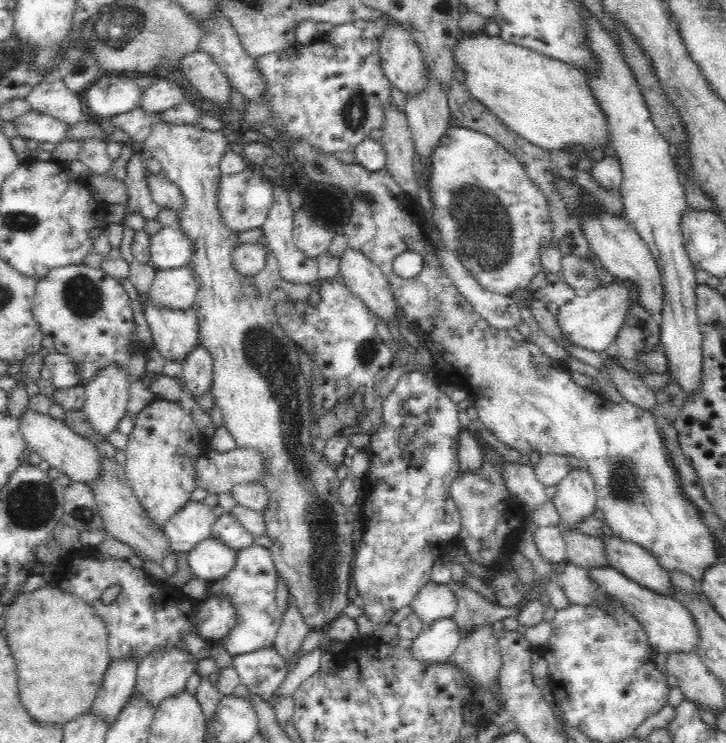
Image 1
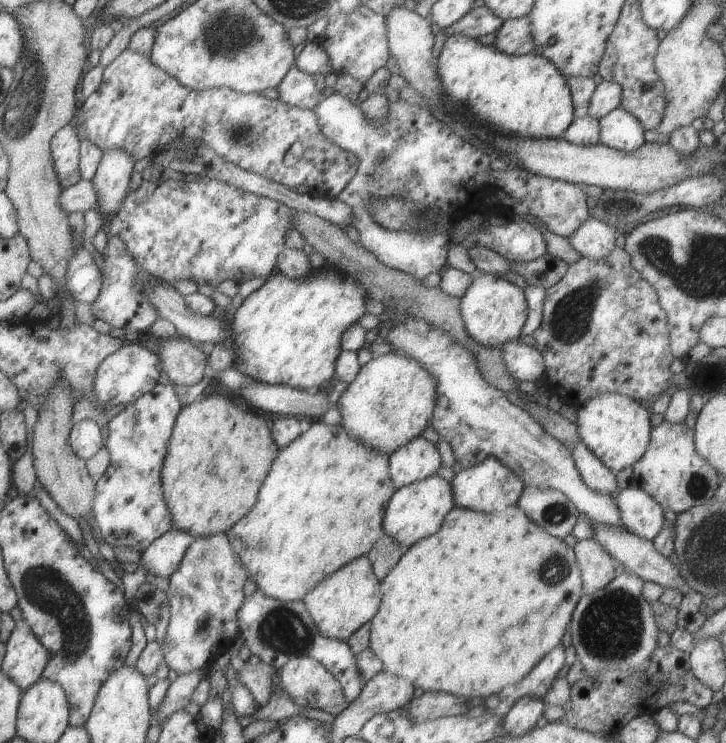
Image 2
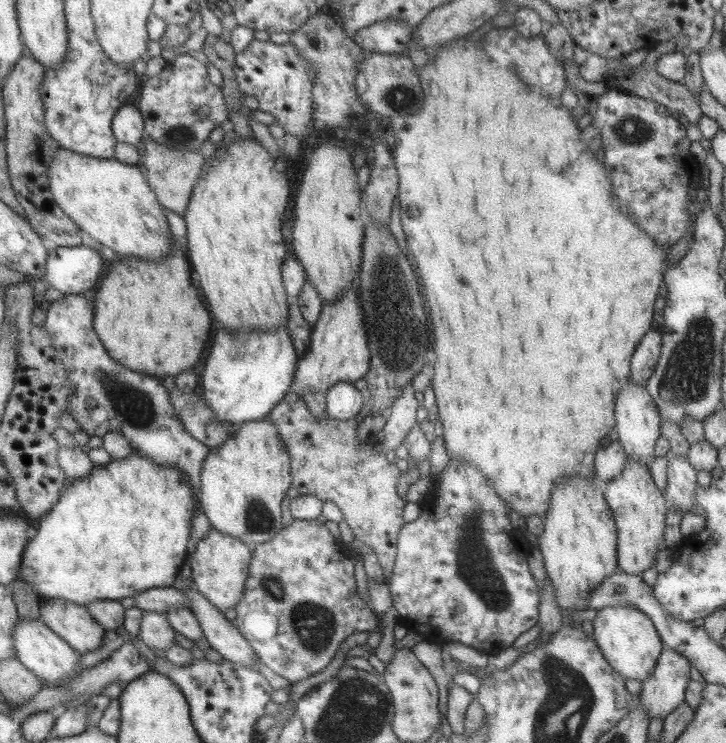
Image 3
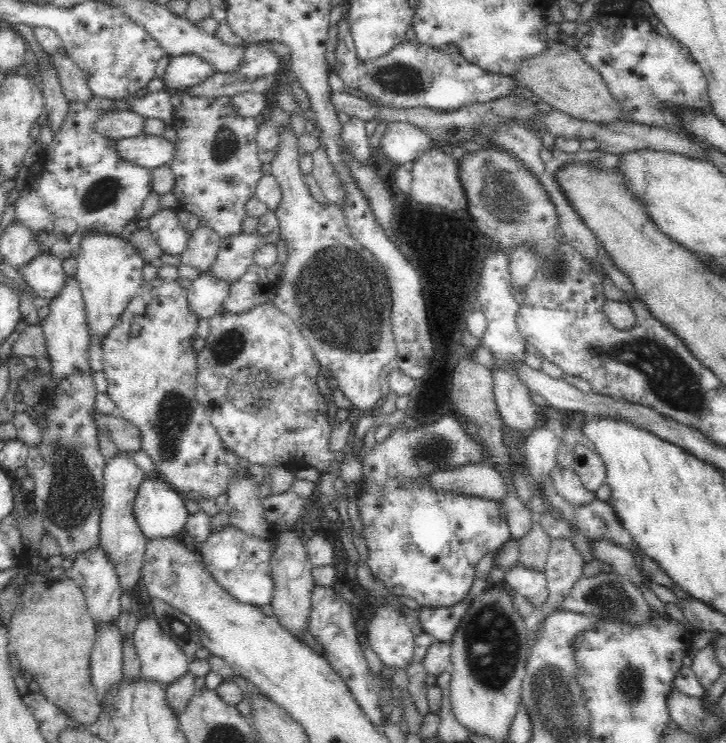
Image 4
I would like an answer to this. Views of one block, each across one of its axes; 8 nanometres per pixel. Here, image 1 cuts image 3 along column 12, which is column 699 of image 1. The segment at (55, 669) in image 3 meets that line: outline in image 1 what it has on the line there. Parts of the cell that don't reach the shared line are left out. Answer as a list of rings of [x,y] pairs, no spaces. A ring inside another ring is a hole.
[[[613,567],[589,568],[589,576],[602,592],[616,599],[628,613],[632,614],[646,631],[648,644],[660,657],[666,652],[694,652],[700,640],[698,627],[692,620],[690,611],[668,594],[658,594],[640,586],[630,578],[625,578]]]

